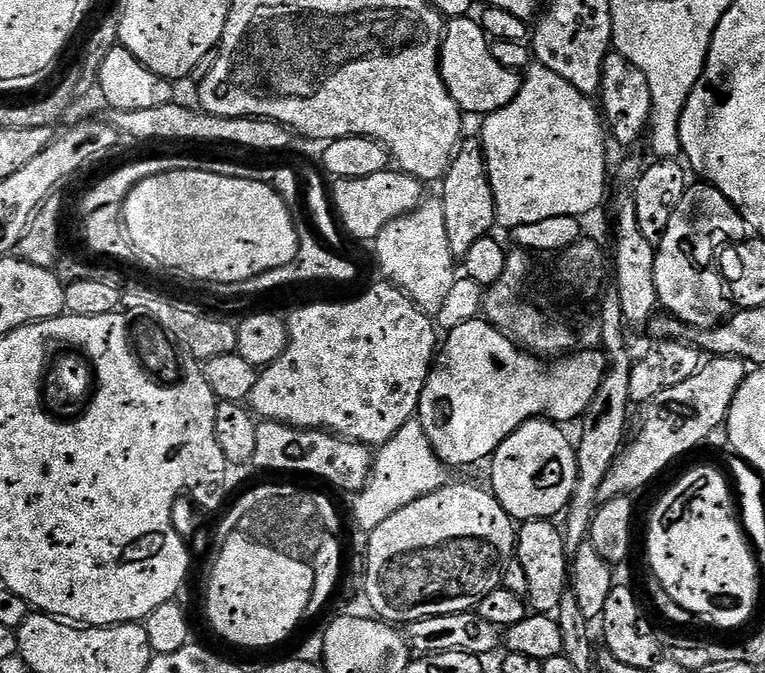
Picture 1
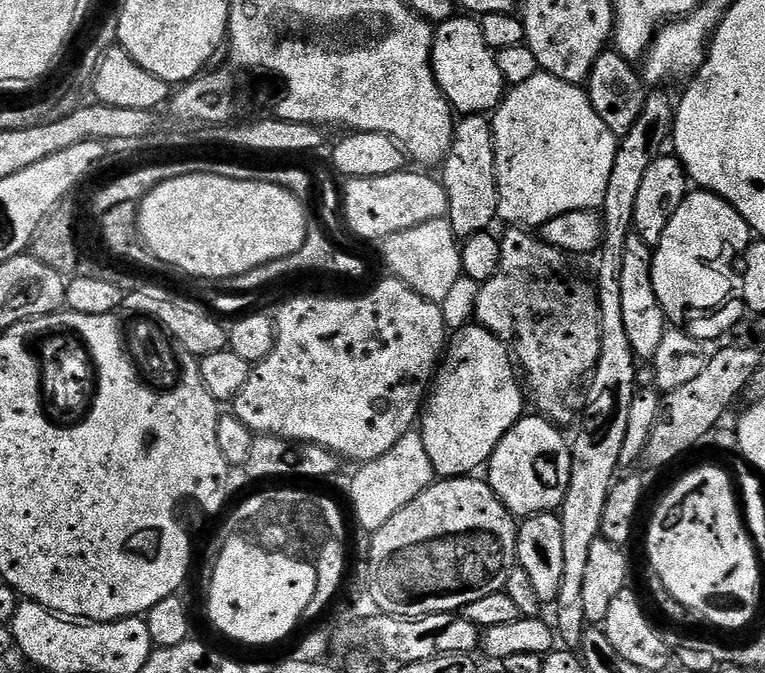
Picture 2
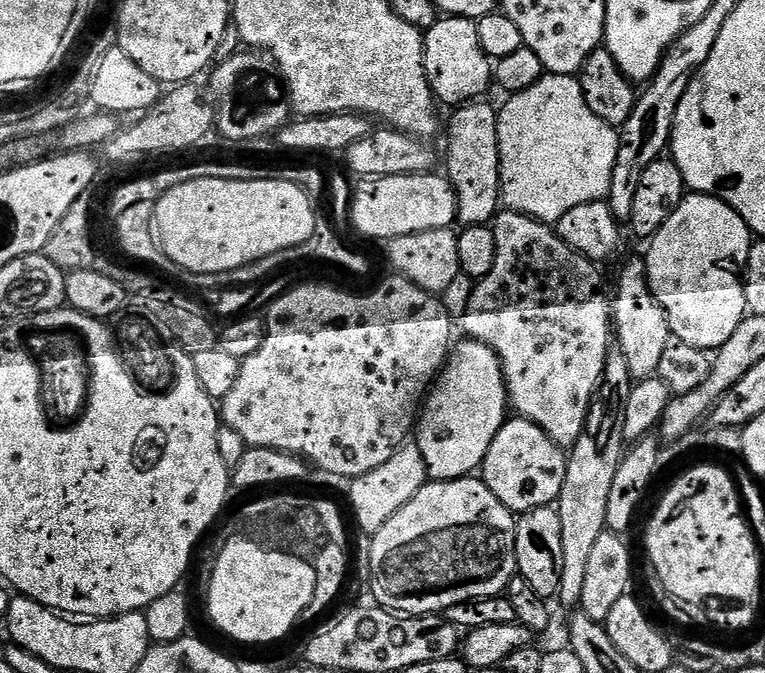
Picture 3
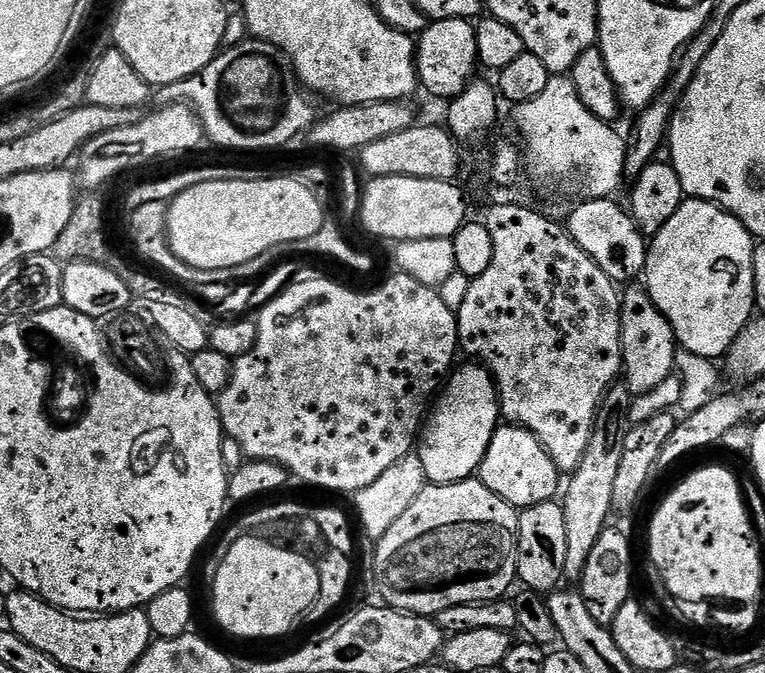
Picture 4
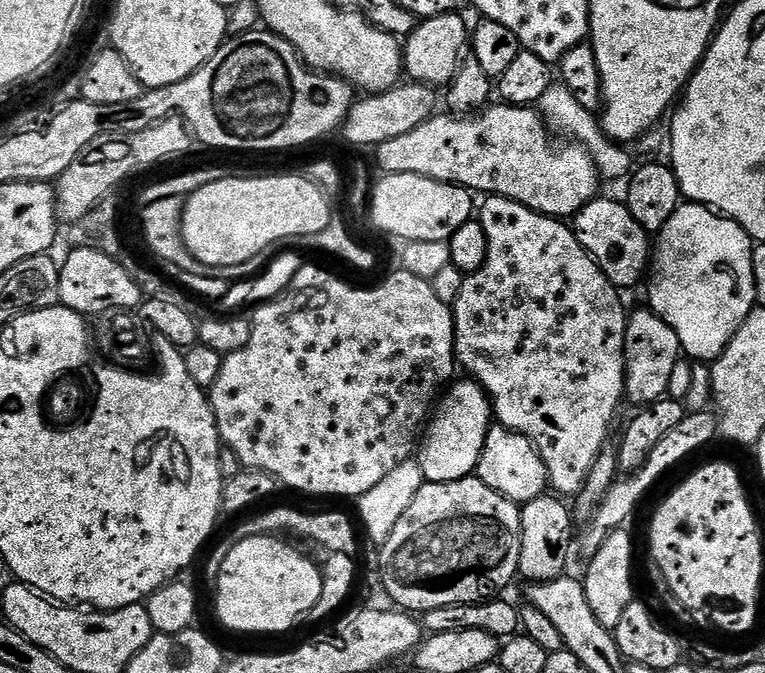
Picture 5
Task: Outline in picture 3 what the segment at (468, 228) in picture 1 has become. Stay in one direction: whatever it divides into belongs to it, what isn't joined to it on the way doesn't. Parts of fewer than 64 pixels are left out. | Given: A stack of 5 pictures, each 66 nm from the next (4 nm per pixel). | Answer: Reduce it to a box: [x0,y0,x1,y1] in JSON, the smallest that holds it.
[446,99,501,228]

